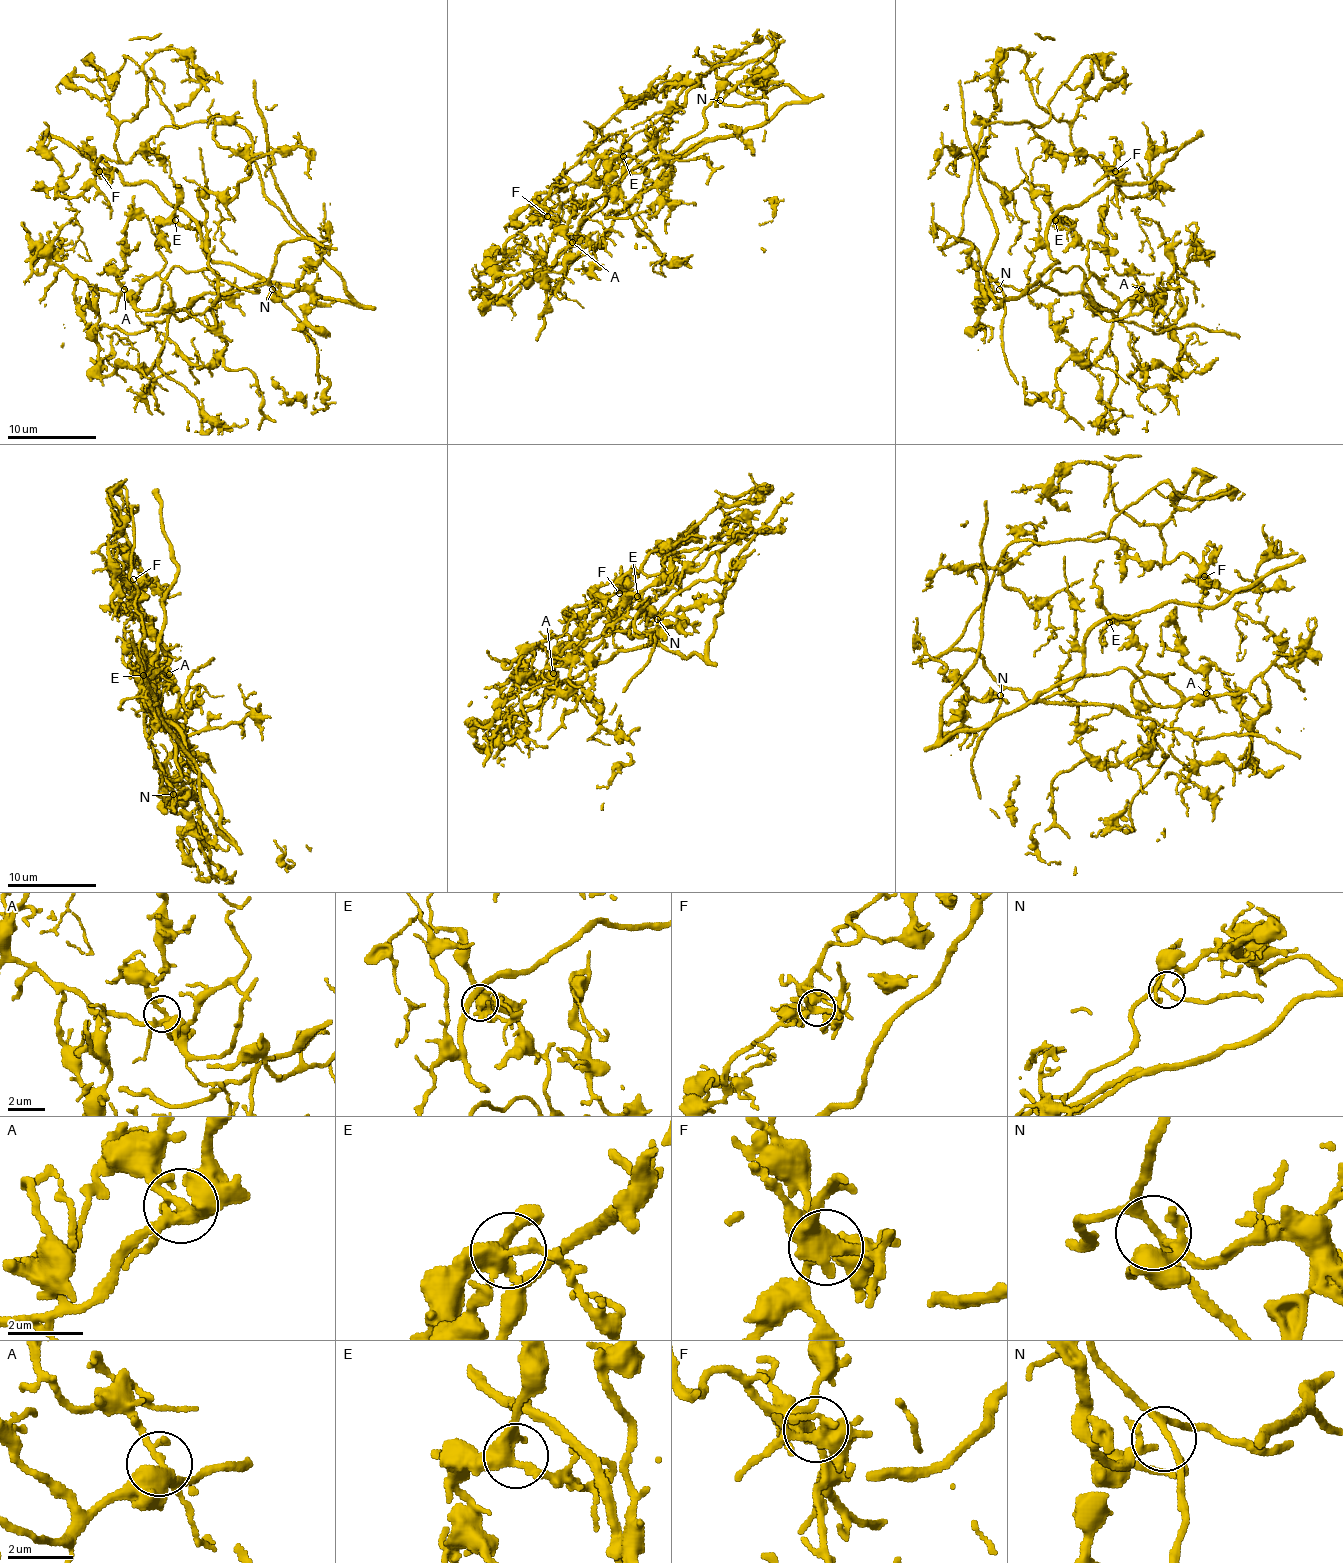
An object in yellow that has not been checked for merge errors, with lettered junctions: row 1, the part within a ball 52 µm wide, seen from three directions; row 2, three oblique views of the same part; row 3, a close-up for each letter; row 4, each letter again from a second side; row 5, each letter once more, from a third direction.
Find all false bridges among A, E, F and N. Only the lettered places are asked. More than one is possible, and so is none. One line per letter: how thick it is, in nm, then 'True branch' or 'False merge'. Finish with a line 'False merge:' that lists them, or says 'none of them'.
A: Thickness 280 nm. True branch
E: Thickness 400 nm. True branch
F: Thickness 380 nm. True branch
N: Thickness 180 nm. True branch
False merge: none of them

